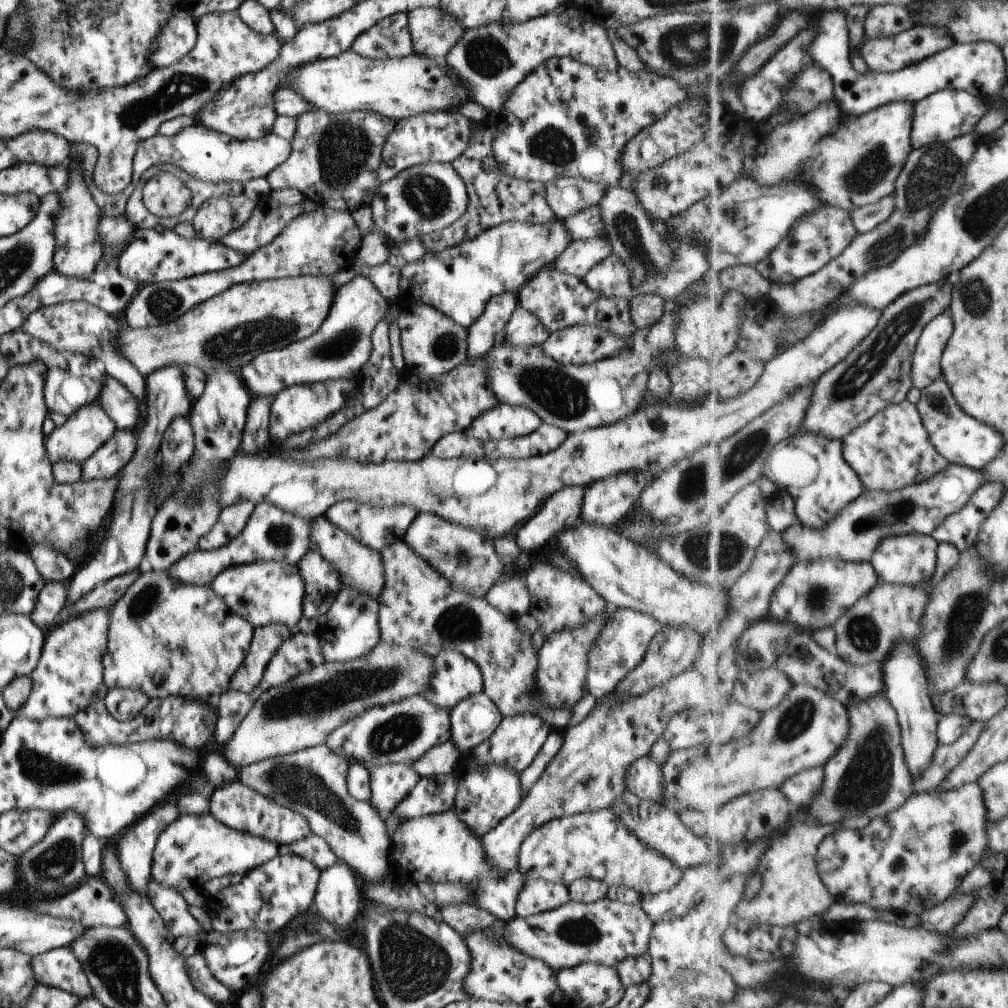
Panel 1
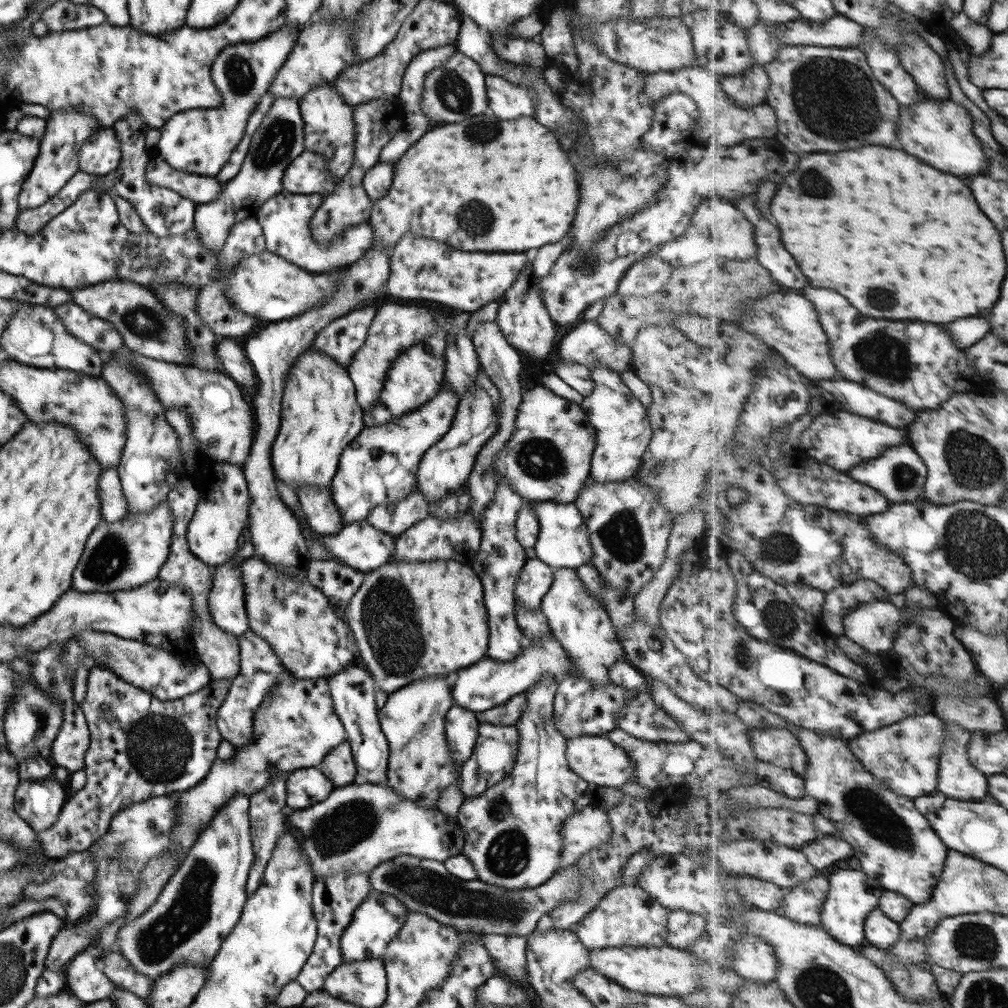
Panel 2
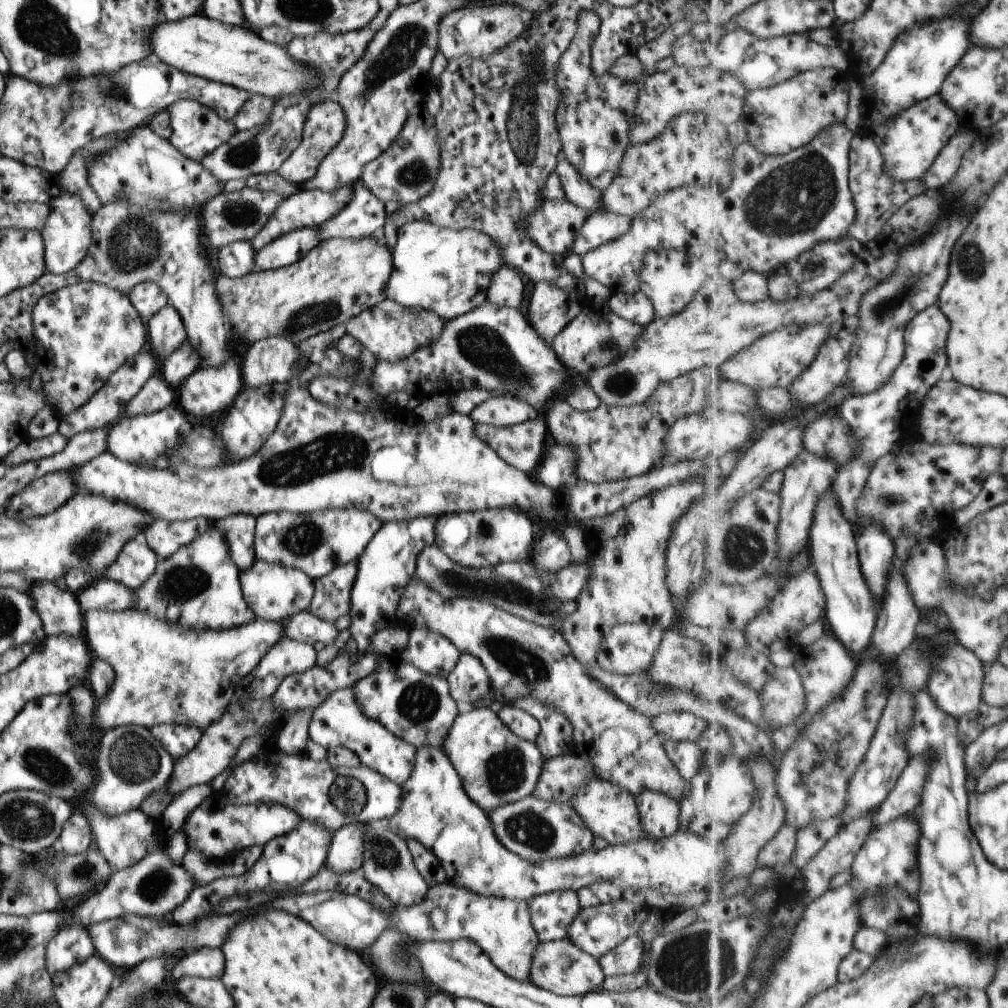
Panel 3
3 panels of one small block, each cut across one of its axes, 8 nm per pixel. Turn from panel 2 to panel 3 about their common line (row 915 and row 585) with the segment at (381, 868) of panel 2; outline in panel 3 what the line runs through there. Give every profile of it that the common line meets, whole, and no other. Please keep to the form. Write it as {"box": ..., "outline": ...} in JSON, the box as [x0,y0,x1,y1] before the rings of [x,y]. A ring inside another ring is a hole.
{"box":[415,543,566,627],"outline":[[[433,543],[417,557],[415,578],[425,583],[429,590],[440,594],[444,600],[459,597],[480,599],[526,621],[552,627],[566,616],[560,610],[564,602],[557,602],[556,598],[547,596],[547,588],[539,574],[534,562],[526,559],[501,563],[494,567],[464,567],[453,562]]]}

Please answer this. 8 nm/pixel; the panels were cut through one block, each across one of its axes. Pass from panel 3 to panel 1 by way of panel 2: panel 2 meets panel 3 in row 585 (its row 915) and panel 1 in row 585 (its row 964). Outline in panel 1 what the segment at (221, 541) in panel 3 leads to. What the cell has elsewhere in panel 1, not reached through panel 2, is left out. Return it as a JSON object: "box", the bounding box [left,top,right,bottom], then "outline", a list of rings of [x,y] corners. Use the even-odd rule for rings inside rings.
{"box":[103,570,254,700],"outline":[[[146,570],[140,572],[134,584],[126,590],[126,593],[113,605],[110,611],[110,621],[107,633],[107,654],[103,658],[104,684],[107,690],[110,688],[122,688],[138,690],[146,694],[149,698],[167,698],[167,696],[180,696],[187,699],[215,700],[218,699],[230,687],[231,679],[236,670],[242,666],[244,658],[250,649],[254,638],[254,626],[247,622],[240,614],[235,614],[226,606],[226,602],[209,585],[202,584],[182,584],[176,578],[172,578],[167,570]]]}

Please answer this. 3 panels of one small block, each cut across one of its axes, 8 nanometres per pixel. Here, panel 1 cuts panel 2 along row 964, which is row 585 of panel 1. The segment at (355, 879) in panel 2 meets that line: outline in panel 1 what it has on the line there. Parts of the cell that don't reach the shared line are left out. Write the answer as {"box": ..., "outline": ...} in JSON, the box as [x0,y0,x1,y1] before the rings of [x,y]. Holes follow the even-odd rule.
{"box":[296,550,343,620],"outline":[[[316,550],[308,551],[296,566],[306,588],[303,606],[304,617],[317,620],[320,615],[327,614],[331,610],[335,596],[343,588],[342,578],[338,574],[338,568],[331,566],[330,562],[326,562],[326,558],[322,558],[322,554],[319,554]]]}

